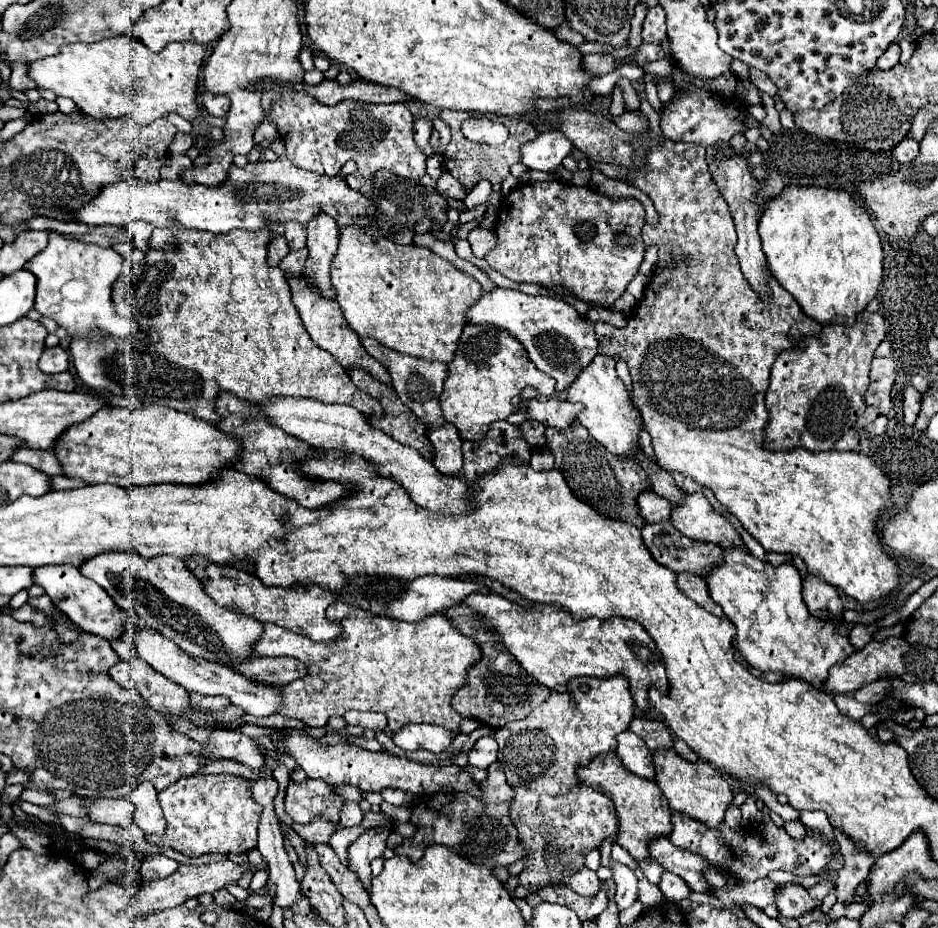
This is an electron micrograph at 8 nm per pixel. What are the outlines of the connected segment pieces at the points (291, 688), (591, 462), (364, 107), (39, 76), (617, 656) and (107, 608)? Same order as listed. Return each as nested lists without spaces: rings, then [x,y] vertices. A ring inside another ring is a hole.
[[[335,601],[329,605],[327,617],[333,623],[339,623],[343,633],[339,639],[331,643],[313,643],[311,639],[291,633],[289,629],[279,629],[277,625],[265,625],[263,637],[255,645],[255,655],[291,655],[303,661],[309,669],[309,675],[297,679],[281,689],[281,707],[277,709],[283,717],[293,717],[303,721],[307,727],[325,727],[331,715],[343,715],[345,711],[379,711],[389,719],[389,727],[399,731],[407,723],[437,723],[447,725],[455,735],[459,735],[457,727],[461,723],[459,713],[451,711],[451,697],[465,685],[467,671],[481,659],[479,645],[463,635],[447,615],[431,615],[419,623],[403,623],[389,617],[373,615],[359,607],[351,607],[343,601]]]
[[[575,423],[575,429],[567,429],[567,433],[559,433],[557,429],[547,429],[547,447],[555,457],[555,467],[561,469],[567,485],[571,487],[573,495],[593,507],[599,515],[627,521],[635,527],[643,527],[645,521],[643,517],[639,519],[639,507],[637,507],[637,497],[639,493],[647,491],[649,479],[647,473],[643,473],[641,467],[633,459],[627,457],[615,457],[603,445],[599,445],[595,439],[589,437],[587,429]]]
[[[291,93],[281,95],[271,105],[271,119],[285,143],[289,161],[299,169],[333,177],[347,161],[355,161],[357,171],[345,181],[361,195],[373,195],[373,177],[379,169],[413,181],[425,175],[425,155],[413,141],[413,115],[403,103],[373,105],[347,99],[329,107],[307,93]]]
[[[119,35],[99,43],[69,43],[57,55],[35,61],[29,73],[37,87],[73,99],[91,117],[129,117],[143,127],[169,113],[177,113],[187,121],[201,115],[197,83],[203,61],[205,47],[199,43],[169,43],[163,51],[153,53],[139,39]]]
[[[473,593],[471,597],[465,599],[467,607],[473,607],[483,621],[487,621],[487,625],[491,625],[491,629],[499,631],[501,641],[505,643],[505,647],[509,649],[511,655],[515,655],[515,659],[521,663],[521,667],[531,673],[541,685],[549,687],[551,691],[561,691],[569,679],[573,677],[615,677],[615,675],[623,675],[629,679],[629,691],[631,697],[635,701],[635,705],[645,711],[649,709],[649,687],[657,687],[661,693],[669,693],[669,681],[665,675],[665,665],[661,659],[659,649],[655,647],[655,641],[651,639],[651,635],[633,619],[623,619],[623,617],[613,617],[609,621],[599,621],[597,617],[591,619],[583,619],[583,621],[575,621],[571,617],[569,611],[563,611],[559,605],[537,605],[537,609],[529,607],[521,607],[519,603],[513,603],[497,593]]]
[[[73,565],[37,567],[35,583],[47,591],[47,595],[51,597],[51,601],[57,609],[61,609],[77,627],[81,627],[87,633],[99,635],[107,641],[113,641],[113,639],[129,641],[127,637],[131,637],[131,633],[135,633],[135,629],[139,629],[139,623],[137,623],[139,617],[135,613],[119,609],[119,605],[115,605],[115,601],[109,597],[107,591],[103,591],[99,585],[95,585],[95,581],[83,577],[81,571]]]

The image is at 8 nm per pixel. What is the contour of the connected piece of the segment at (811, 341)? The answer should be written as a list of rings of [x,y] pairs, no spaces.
[[[859,313],[855,325],[825,325],[819,337],[805,337],[795,349],[783,351],[771,369],[771,385],[765,395],[769,423],[763,429],[763,449],[787,451],[803,447],[807,451],[829,451],[863,413],[865,391],[869,387],[869,365],[877,345],[887,335],[887,321],[879,313]]]

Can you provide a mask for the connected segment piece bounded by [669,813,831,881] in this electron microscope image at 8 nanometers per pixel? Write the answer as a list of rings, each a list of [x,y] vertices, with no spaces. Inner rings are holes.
[[[673,813],[673,831],[669,835],[669,841],[673,841],[673,845],[677,845],[677,847],[683,847],[687,851],[707,857],[707,861],[713,867],[731,871],[731,877],[735,881],[757,881],[757,879],[767,877],[767,873],[775,871],[775,869],[789,871],[789,873],[801,875],[801,877],[817,875],[831,861],[831,845],[825,837],[821,837],[817,833],[809,831],[803,841],[797,841],[797,839],[789,837],[787,831],[777,827],[775,823],[771,823],[769,831],[765,829],[765,825],[761,825],[759,831],[761,833],[753,833],[753,835],[749,833],[749,837],[741,837],[741,835],[733,833],[727,825],[721,825],[719,829],[707,829],[703,823],[693,821],[687,815]]]

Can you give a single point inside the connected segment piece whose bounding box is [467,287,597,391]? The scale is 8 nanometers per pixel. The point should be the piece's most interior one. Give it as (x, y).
(561, 343)

